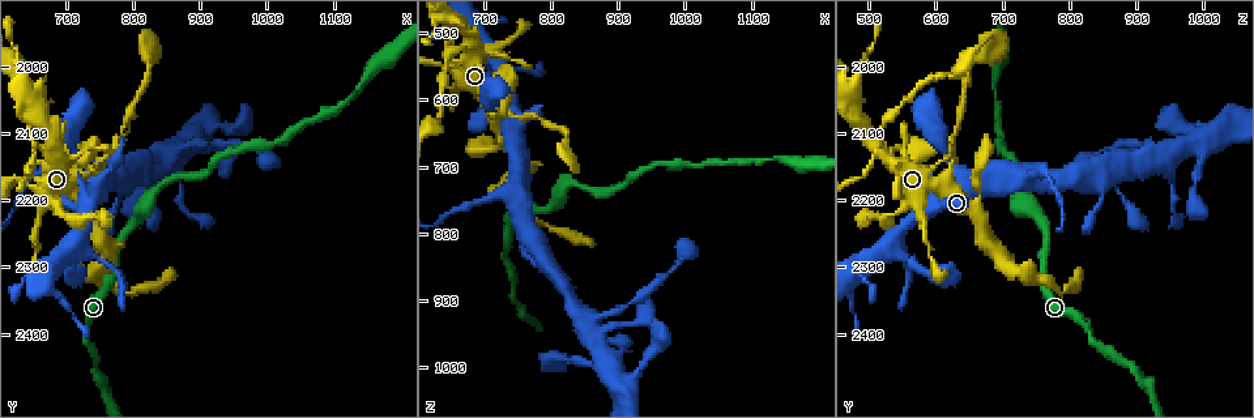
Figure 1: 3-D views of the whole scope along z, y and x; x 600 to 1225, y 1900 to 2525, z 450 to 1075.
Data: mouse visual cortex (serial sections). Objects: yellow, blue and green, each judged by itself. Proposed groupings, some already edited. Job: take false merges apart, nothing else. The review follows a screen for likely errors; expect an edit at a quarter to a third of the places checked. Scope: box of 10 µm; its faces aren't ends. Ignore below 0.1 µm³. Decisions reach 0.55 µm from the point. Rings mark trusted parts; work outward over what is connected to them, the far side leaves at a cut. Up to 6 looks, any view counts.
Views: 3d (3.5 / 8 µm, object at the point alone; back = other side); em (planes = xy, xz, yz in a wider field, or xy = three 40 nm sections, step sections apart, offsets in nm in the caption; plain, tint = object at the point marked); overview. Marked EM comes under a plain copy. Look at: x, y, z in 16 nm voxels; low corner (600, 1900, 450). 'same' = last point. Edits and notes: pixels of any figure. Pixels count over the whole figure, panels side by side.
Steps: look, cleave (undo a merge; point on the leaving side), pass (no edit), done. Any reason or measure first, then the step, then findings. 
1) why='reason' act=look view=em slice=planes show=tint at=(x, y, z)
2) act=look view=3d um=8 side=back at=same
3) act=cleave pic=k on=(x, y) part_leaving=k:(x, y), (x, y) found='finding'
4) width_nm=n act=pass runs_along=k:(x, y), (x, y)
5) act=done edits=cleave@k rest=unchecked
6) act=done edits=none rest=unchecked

why='arms part here' act=look view=3d um=3.5 at=(725, 2215, 655)

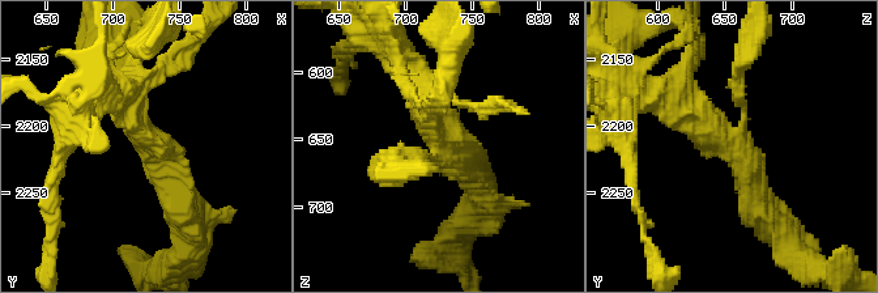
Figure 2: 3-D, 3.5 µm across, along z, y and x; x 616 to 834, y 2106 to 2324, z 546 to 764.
arms=3 arm_widths_nm=150,300,350 why='need the tissue' act=look view=em slice=xy step=3 show=tint at=(728, 2212, 654)

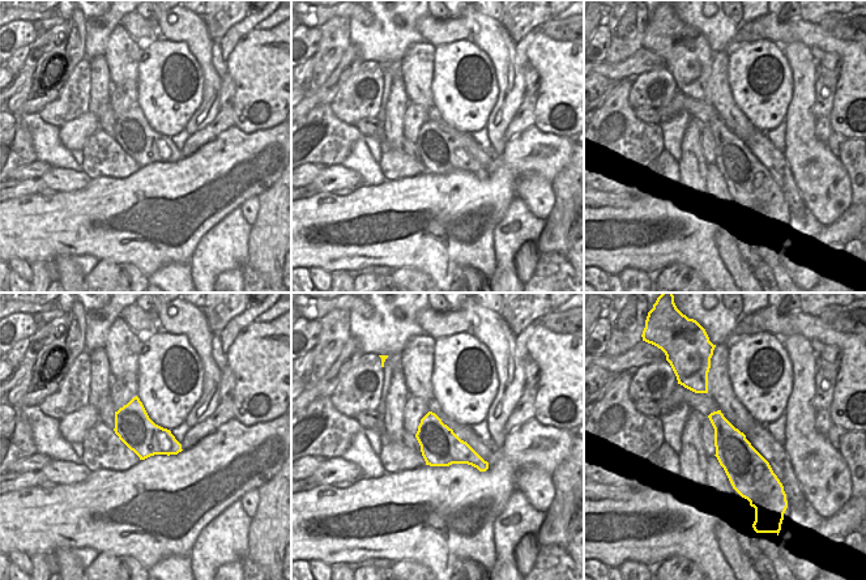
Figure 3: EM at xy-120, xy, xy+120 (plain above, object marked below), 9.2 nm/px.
act=pass runs_along=2:(669, 88), (750, 168), (763, 216) found='all the same cell'

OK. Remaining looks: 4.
why='calibre changes' act=look view=3d um=3.5 at=(740, 2315, 735)

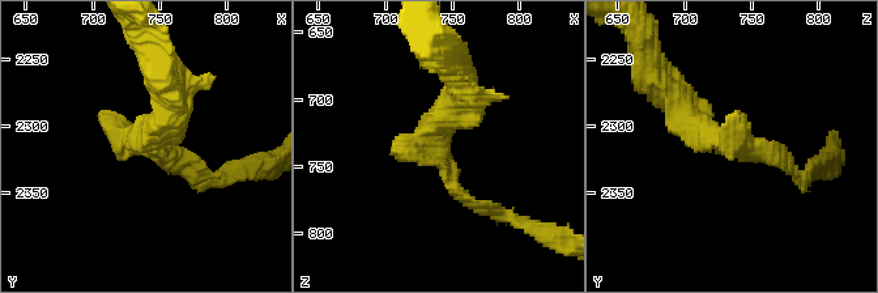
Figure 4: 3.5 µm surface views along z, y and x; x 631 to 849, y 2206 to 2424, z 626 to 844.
act=look view=em slice=xy step=1 show=tint at=(738, 2316, 736)

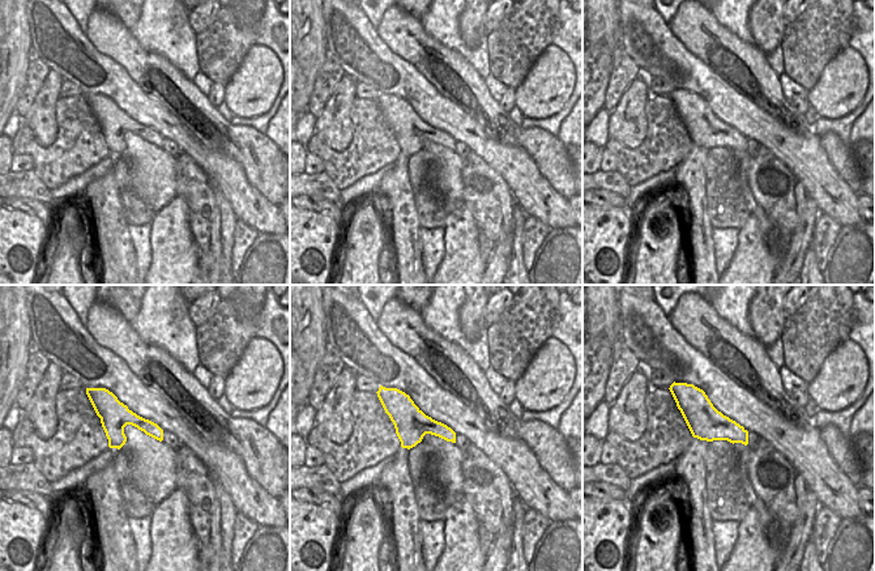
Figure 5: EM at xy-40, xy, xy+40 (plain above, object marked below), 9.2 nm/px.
act=pass runs_along=4:(673, 98), (706, 139), (793, 166) found='all the same cell'

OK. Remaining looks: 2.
why='four-way junction' act=look view=3d um=3.5 at=(675, 2125, 520)

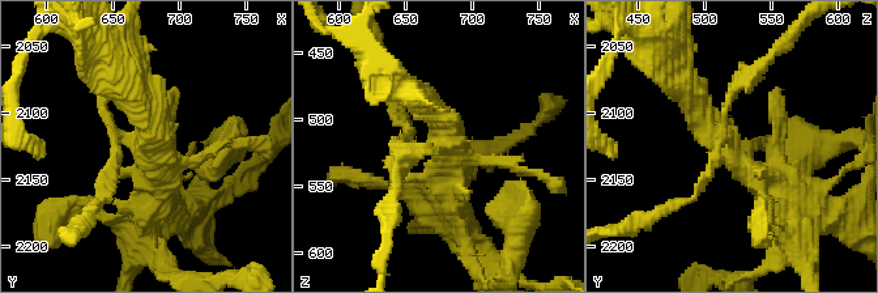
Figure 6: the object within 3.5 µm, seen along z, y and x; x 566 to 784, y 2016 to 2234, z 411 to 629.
why='now the EM' act=look view=em slice=planes show=tint at=(672, 2124, 518)

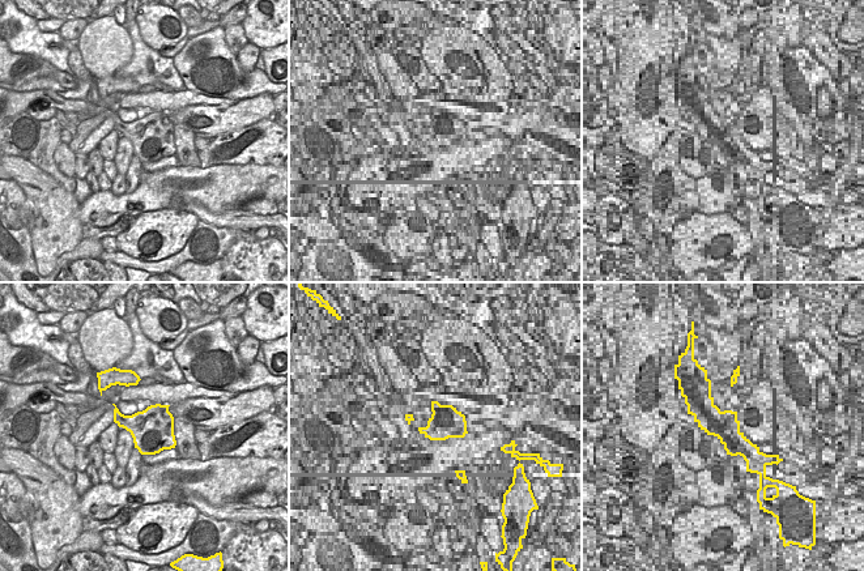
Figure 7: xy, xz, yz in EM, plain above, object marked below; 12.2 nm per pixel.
act=cleave pic=6 on=(396, 115) found='two cells meet here'

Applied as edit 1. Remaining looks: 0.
act=done edits=cleave@6 rest=unchecked

